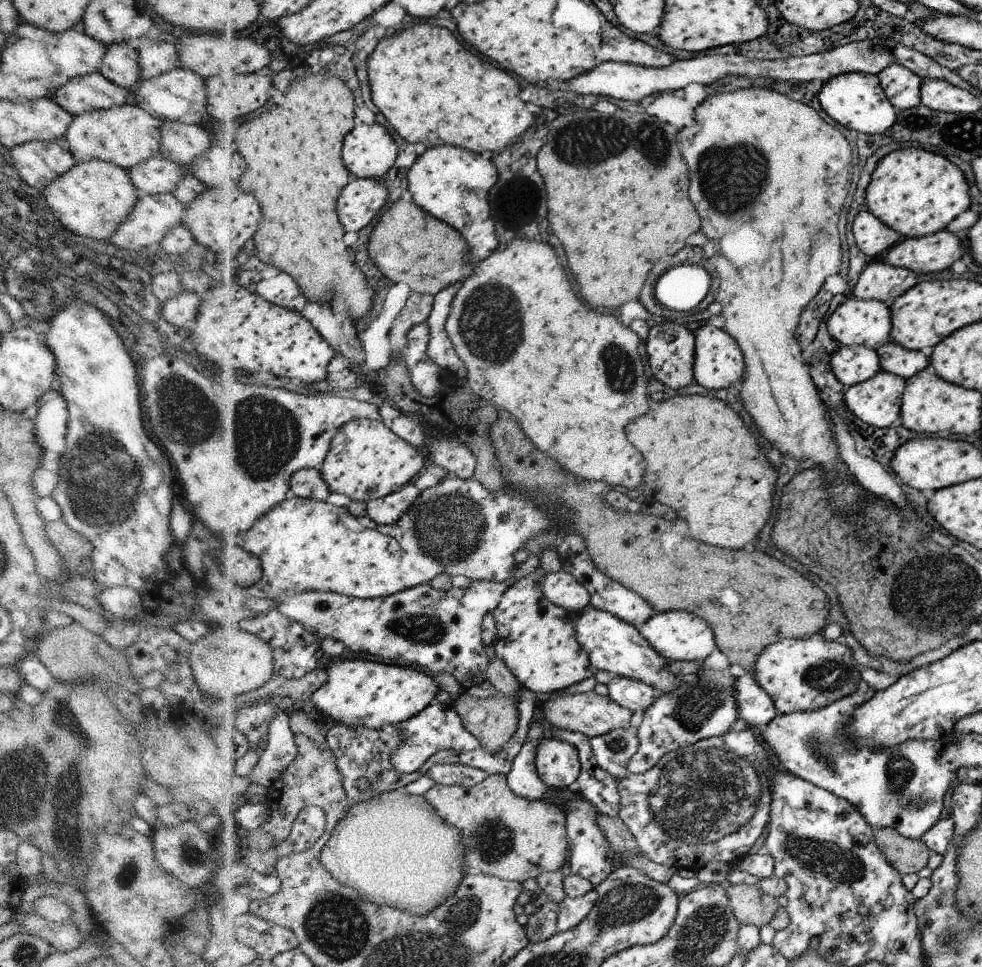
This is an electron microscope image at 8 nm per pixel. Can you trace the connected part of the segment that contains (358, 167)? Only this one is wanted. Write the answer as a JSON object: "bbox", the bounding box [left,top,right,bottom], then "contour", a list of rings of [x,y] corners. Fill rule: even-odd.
{"bbox":[344,124,400,179],"contour":[[[362,124],[347,137],[344,154],[355,178],[379,179],[394,169],[400,148],[382,124]]]}

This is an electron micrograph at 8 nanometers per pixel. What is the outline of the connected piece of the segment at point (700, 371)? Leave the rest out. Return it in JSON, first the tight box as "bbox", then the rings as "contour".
{"bbox":[693,326,744,390],"contour":[[[714,326],[693,330],[696,338],[695,379],[708,390],[720,390],[744,378],[742,352],[732,336]]]}

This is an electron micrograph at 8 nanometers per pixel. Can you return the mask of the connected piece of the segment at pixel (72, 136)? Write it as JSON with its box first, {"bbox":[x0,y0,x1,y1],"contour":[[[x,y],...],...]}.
{"bbox":[59,105,164,170],"contour":[[[123,105],[107,110],[92,110],[73,118],[67,134],[59,144],[74,156],[76,163],[100,160],[130,170],[159,154],[162,124],[164,121],[147,114],[138,106]]]}

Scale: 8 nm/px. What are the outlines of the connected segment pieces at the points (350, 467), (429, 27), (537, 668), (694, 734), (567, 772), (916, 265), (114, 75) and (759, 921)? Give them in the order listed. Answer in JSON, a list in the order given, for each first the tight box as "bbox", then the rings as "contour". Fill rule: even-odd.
[{"bbox":[320,418,429,500],"contour":[[[358,418],[340,428],[332,442],[332,450],[320,469],[331,492],[340,492],[346,498],[370,500],[385,498],[413,483],[429,464],[425,451],[401,438],[382,420]]]},{"bbox":[368,22,532,154],"contour":[[[416,22],[414,26],[408,26],[406,30],[402,32],[396,32],[394,36],[388,36],[384,38],[380,44],[377,45],[376,52],[372,54],[372,58],[368,59],[368,65],[370,66],[370,75],[372,78],[372,96],[373,102],[378,109],[386,116],[388,121],[396,128],[396,131],[406,140],[416,143],[424,143],[427,149],[440,148],[440,146],[452,145],[472,150],[475,154],[482,154],[485,151],[491,151],[493,154],[498,154],[510,146],[516,144],[516,140],[520,138],[520,132],[524,132],[530,124],[532,124],[532,114],[524,110],[524,104],[520,102],[518,98],[518,92],[520,92],[520,86],[518,82],[510,76],[508,72],[492,66],[490,62],[482,60],[480,56],[472,54],[458,38],[452,30],[444,28],[444,26],[434,26],[430,22]]]},{"bbox":[492,550,597,694],"contour":[[[544,550],[539,558],[540,570],[536,570],[532,576],[528,574],[528,576],[524,576],[524,579],[520,578],[520,582],[516,582],[514,586],[508,588],[504,592],[499,606],[496,606],[496,609],[492,612],[498,629],[498,635],[493,642],[493,650],[494,656],[506,664],[508,670],[512,672],[518,683],[524,686],[526,690],[536,694],[558,694],[562,690],[570,688],[570,686],[578,685],[580,682],[594,677],[597,669],[594,664],[588,662],[589,654],[578,642],[576,626],[574,626],[569,612],[547,600],[540,588],[540,580],[542,580],[544,574],[561,571],[562,569],[557,550]]]},{"bbox":[626,666,739,774],"contour":[[[706,666],[696,674],[684,676],[680,686],[672,692],[662,692],[660,698],[644,711],[644,720],[637,730],[638,750],[628,760],[626,770],[631,774],[644,774],[652,770],[664,754],[692,746],[704,738],[720,736],[738,720],[739,703],[736,700],[736,682],[728,668],[724,672]]]},{"bbox":[536,738,583,788],"contour":[[[545,738],[536,748],[536,769],[548,788],[570,788],[583,771],[580,751],[571,743]]]},{"bbox":[879,230,962,274],"contour":[[[942,230],[921,238],[901,241],[879,257],[890,266],[906,268],[916,274],[934,274],[952,268],[962,256],[960,240],[952,232]]]},{"bbox":[99,43,140,90],"contour":[[[127,43],[111,45],[99,68],[100,74],[117,86],[128,90],[140,80],[140,58],[138,52]]]},{"bbox":[728,884,780,927],"contour":[[[729,884],[728,899],[731,900],[732,910],[740,925],[764,927],[780,908],[777,900],[763,894],[758,886]]]}]

